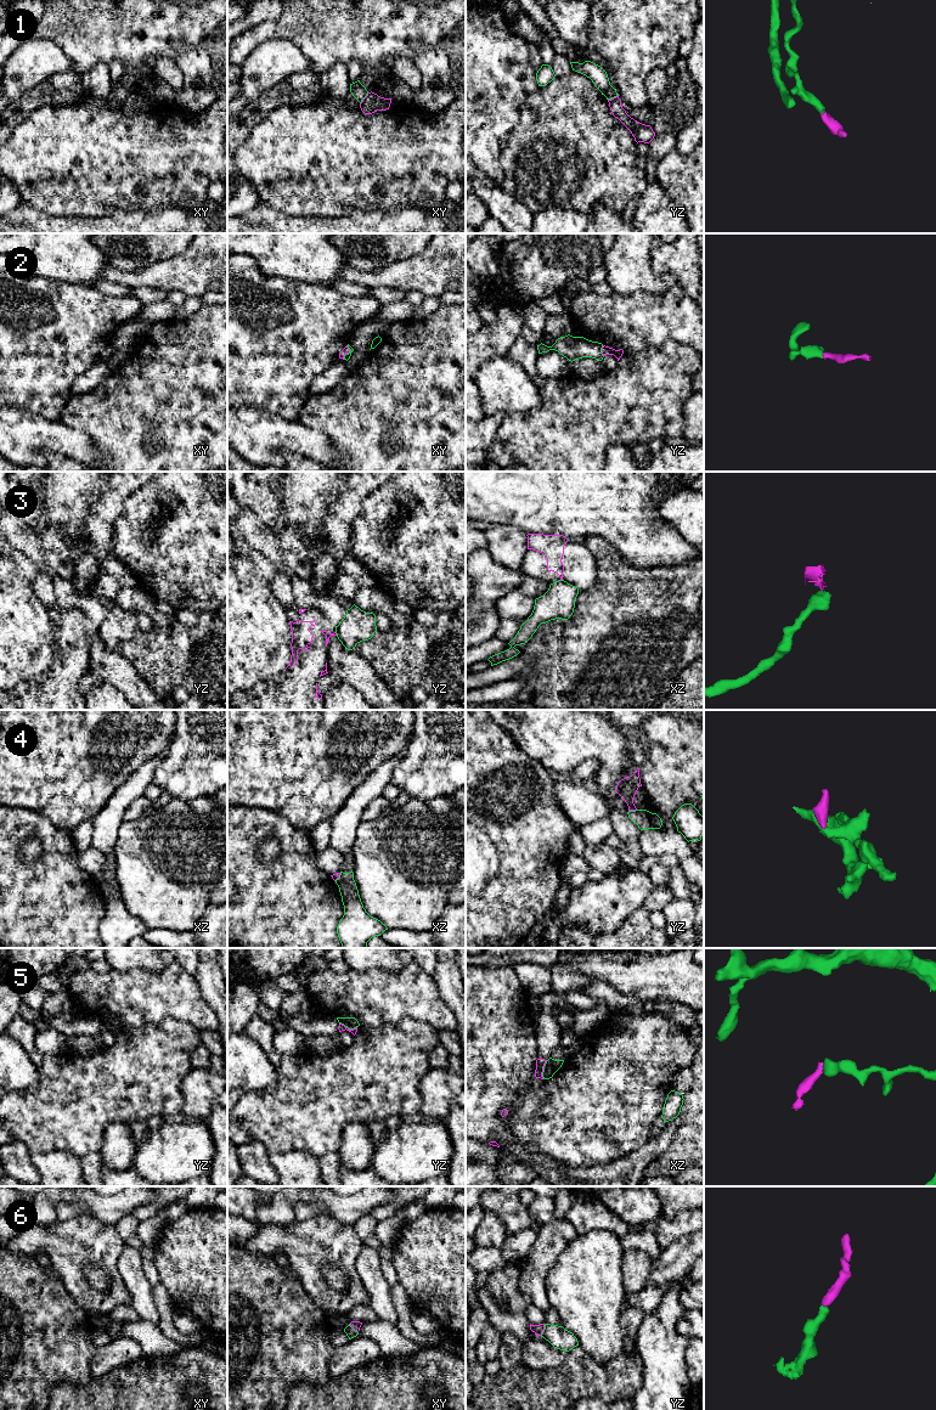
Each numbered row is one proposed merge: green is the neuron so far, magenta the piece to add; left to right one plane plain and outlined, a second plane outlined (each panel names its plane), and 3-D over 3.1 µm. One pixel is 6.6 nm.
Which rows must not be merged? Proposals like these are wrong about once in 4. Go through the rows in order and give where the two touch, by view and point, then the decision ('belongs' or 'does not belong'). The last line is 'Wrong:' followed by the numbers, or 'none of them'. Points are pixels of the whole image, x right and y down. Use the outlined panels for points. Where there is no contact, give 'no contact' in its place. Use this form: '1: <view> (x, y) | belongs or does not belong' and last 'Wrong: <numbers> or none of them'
1: xy (364, 97) | does not belong
2: yz (601, 351) | belongs
3: yz (336, 632) | does not belong
4: yz (632, 811) | does not belong
5: xz (543, 1070) | does not belong
6: yz (543, 1330) | belongs
Wrong: 1, 3, 4, 5

